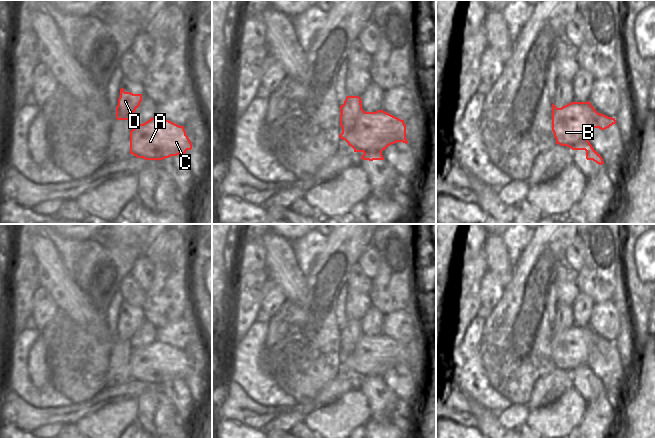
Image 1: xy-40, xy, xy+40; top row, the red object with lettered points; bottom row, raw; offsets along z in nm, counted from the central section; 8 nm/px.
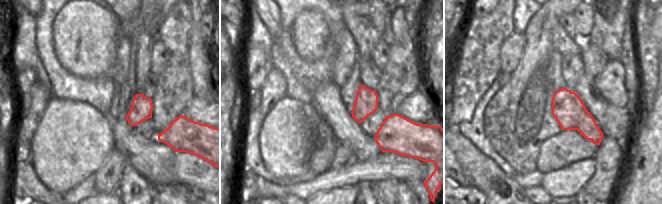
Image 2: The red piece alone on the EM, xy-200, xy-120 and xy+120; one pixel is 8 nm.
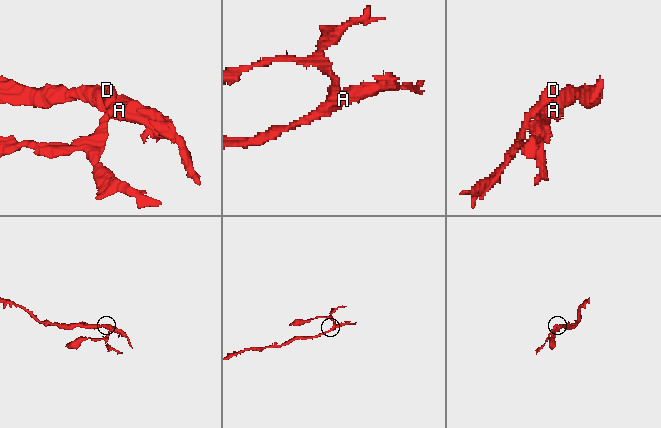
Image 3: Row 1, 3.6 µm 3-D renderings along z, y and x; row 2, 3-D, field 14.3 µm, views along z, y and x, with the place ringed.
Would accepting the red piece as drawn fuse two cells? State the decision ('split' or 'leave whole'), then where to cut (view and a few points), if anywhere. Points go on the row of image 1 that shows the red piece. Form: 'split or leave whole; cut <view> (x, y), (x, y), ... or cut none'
split; cut xy (360, 102), (350, 100), (344, 104)

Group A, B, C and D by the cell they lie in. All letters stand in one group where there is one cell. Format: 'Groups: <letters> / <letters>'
Groups: A B C / D

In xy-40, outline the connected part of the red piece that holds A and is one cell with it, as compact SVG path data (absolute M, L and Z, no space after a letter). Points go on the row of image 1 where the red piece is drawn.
M157 116L130 131L130 154L137 158L160 161L191 149L184 126Z

